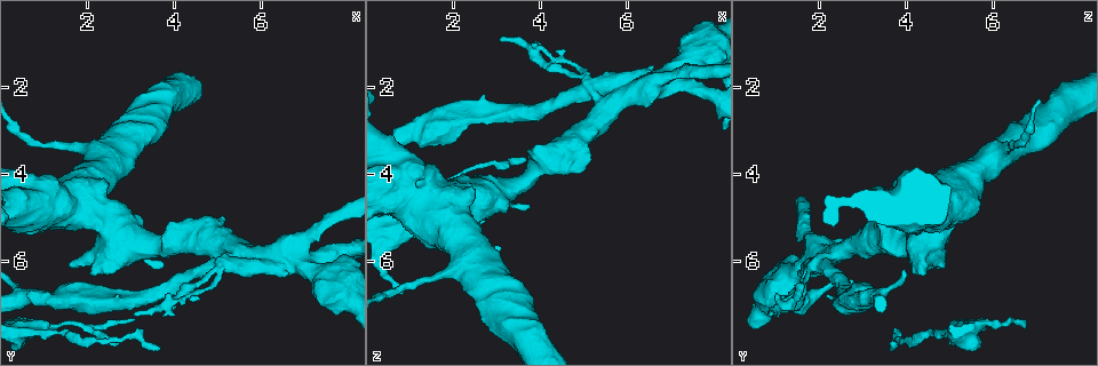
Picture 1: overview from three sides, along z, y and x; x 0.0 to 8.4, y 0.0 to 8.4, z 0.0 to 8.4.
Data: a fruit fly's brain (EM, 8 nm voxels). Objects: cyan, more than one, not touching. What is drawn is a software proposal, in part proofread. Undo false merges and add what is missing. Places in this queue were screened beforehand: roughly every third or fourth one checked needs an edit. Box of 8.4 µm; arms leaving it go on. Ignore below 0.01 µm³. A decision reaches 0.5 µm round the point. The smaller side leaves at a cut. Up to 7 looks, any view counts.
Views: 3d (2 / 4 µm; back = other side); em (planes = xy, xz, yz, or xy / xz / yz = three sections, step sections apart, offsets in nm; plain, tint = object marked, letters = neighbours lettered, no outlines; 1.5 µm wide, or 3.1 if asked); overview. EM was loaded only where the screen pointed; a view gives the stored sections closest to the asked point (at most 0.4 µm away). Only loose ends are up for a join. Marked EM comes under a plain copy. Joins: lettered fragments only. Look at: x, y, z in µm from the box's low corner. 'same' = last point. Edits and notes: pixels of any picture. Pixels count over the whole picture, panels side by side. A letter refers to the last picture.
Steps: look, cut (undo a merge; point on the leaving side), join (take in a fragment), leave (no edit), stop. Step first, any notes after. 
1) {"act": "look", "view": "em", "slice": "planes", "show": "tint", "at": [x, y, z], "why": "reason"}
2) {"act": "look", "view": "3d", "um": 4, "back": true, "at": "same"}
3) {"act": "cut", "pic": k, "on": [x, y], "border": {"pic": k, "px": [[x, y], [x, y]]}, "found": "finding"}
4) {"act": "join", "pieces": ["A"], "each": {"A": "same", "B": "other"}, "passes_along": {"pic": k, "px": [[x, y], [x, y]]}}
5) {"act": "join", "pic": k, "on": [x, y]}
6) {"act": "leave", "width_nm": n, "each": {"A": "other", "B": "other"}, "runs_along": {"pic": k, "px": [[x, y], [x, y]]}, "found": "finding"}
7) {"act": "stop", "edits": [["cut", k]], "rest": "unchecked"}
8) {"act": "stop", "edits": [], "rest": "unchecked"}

{"act": "look", "view": "3d", "um": 4, "at": [1.35, 4.55, 5.60], "why": "stops while still wide"}

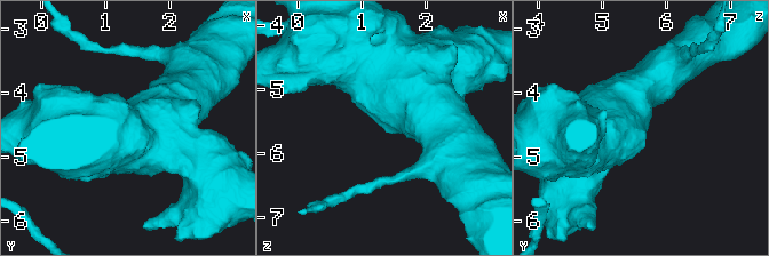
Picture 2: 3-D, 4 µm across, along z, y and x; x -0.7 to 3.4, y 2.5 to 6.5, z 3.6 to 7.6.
{"act": "look", "view": "em", "slice": "yz", "step": 4, "show": "letters", "at": [1.30, 4.55, 5.60]}

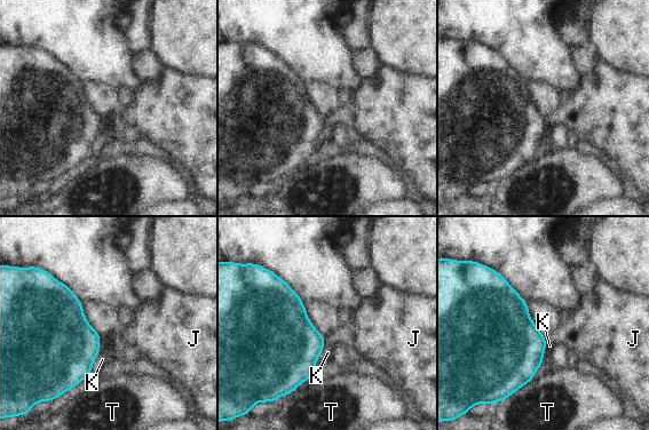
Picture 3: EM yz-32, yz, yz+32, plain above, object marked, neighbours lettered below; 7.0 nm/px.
{"act": "leave", "each": {"J": "other", "K": "other", "T": "other"}, "border": {"pic": 3, "px": [[325, 337], [325, 344], [314, 369]]}, "found": "no lettered fragment goes on from it"}

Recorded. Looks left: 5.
{"act": "look", "view": "em", "slice": "xz", "step": 8, "show": "letters", "at": [4.90, 6.20, 1.80], "why": "calibre changes"}

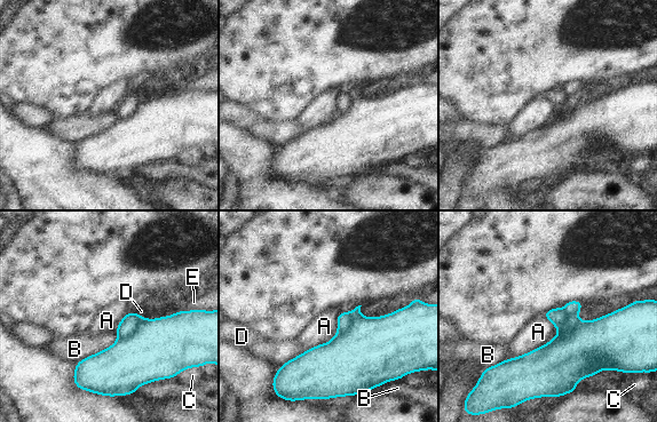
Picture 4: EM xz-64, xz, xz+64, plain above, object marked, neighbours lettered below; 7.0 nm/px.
{"act": "cut", "pic": 4, "on": [158, 349], "longest_contact_nm": ["A", 420], "each": {"A": "other", "B": "other", "C": "other", "D": "other", "E": "other"}, "border": {"pic": 4, "px": [[142, 318], [128, 335], [118, 339]]}, "found": "two neurons meet here"}

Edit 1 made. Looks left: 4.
{"act": "look", "view": "overview"}

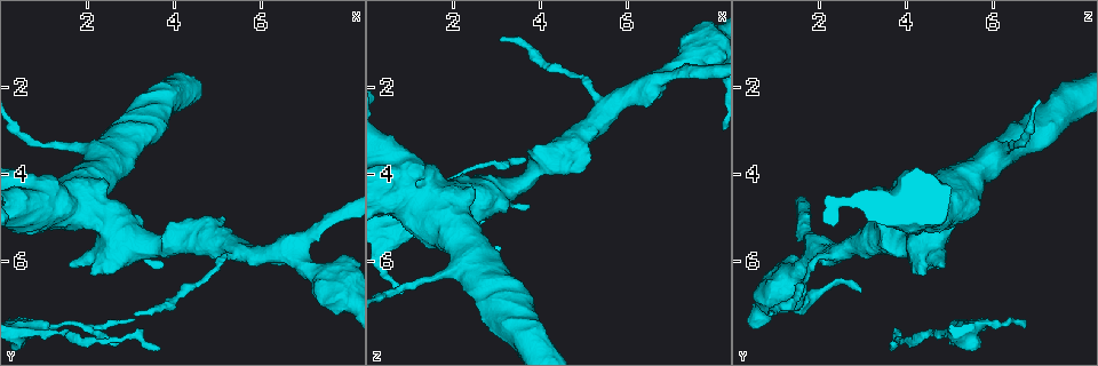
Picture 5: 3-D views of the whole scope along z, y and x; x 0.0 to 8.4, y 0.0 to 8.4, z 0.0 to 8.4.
{"act": "look", "view": "3d", "um": 2, "at": [0.85, 7.55, 6.65], "why": "free end"}

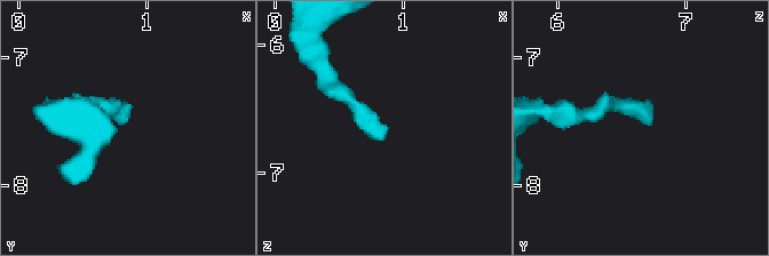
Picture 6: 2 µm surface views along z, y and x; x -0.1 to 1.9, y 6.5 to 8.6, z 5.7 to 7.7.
{"act": "look", "view": "em", "slice": "xy", "step": 4, "show": "letters", "at": [0.80, 7.52, 6.64], "why": "need the tissue"}

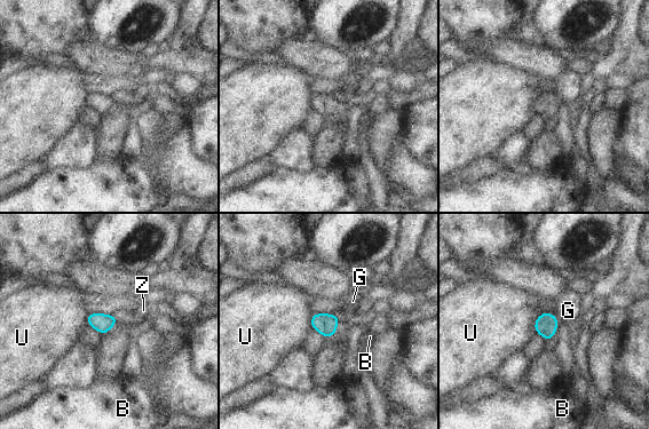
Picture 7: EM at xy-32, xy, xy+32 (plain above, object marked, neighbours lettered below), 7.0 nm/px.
{"act": "look", "view": "em", "slice": "planes", "show": "letters", "at": "same"}

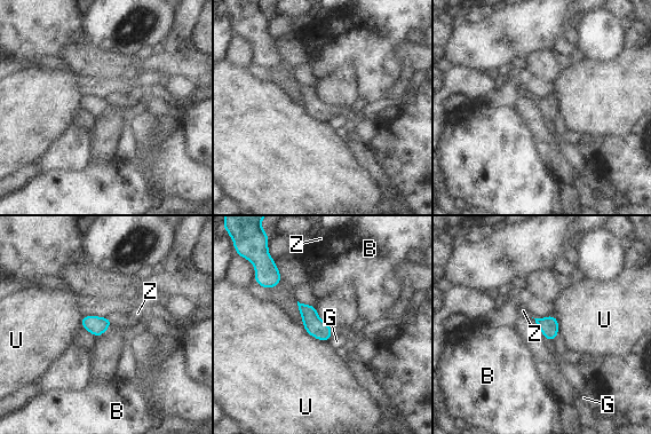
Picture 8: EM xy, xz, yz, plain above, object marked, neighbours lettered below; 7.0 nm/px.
{"act": "leave", "each": {"B": "other", "G": "other", "U": "other", "Z": "other"}, "border": {"pic": 8, "px": [[302, 326], [308, 333], [326, 341]]}, "found": "no lettered fragment goes on from it"}

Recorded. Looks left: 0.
{"act": "stop", "edits": [["cut", 4]], "rest": "unchecked"}

